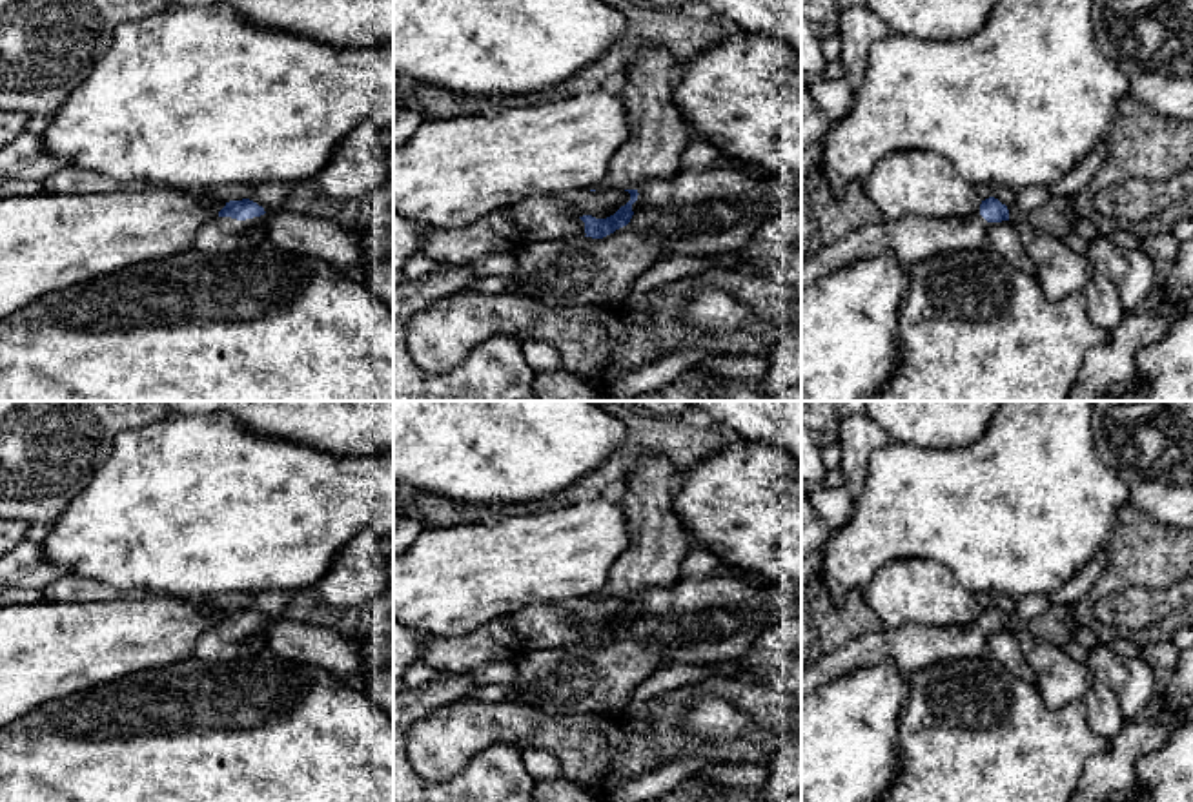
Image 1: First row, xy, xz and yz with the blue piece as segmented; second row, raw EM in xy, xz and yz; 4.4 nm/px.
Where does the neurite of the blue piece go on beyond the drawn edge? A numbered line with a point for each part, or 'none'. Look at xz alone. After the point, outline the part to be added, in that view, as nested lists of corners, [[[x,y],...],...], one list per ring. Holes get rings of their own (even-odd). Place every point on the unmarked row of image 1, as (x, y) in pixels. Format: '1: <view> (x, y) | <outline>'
1: xz (658, 545) | [[[645,452],[637,458],[617,494],[630,540],[612,565],[601,598],[634,598],[656,585],[679,581],[681,565],[696,541],[674,514],[674,485],[667,456]]]

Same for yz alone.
1: yz (911, 646) | [[[980,622],[949,627],[903,623],[856,636],[801,667],[801,698],[820,685],[882,662],[894,662],[903,676],[938,663],[989,654],[989,631]]]

